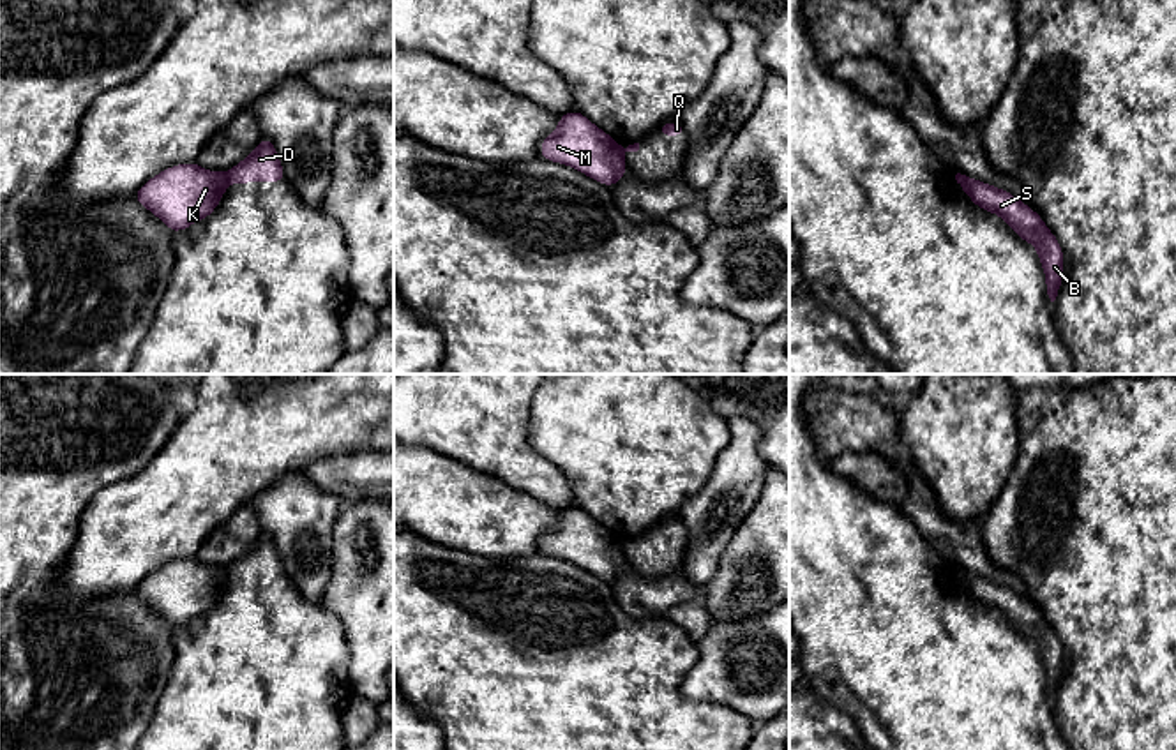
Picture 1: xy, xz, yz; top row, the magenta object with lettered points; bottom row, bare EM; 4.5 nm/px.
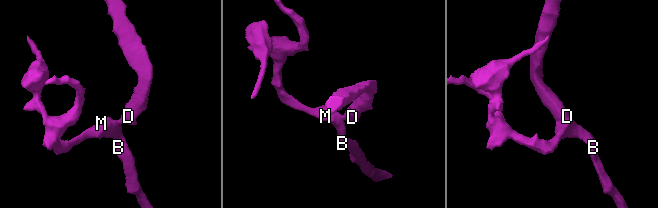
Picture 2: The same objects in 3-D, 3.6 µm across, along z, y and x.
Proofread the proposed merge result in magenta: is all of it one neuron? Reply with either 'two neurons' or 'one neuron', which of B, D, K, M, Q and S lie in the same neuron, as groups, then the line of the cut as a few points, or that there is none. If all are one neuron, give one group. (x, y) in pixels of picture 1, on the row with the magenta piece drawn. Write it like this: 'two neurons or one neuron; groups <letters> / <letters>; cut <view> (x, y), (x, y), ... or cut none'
two neurons; groups B K M S / D Q; cut xy (225, 175), (228, 182)

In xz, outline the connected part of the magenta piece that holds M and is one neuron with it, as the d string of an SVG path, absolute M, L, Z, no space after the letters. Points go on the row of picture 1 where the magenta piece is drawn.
M574 109L562 115L558 127L540 143L540 157L563 162L609 187L627 171L618 141Z

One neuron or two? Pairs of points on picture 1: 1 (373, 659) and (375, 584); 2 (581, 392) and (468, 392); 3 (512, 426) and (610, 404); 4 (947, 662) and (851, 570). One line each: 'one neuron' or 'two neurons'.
1: one neuron
2: two neurons
3: two neurons
4: one neuron

